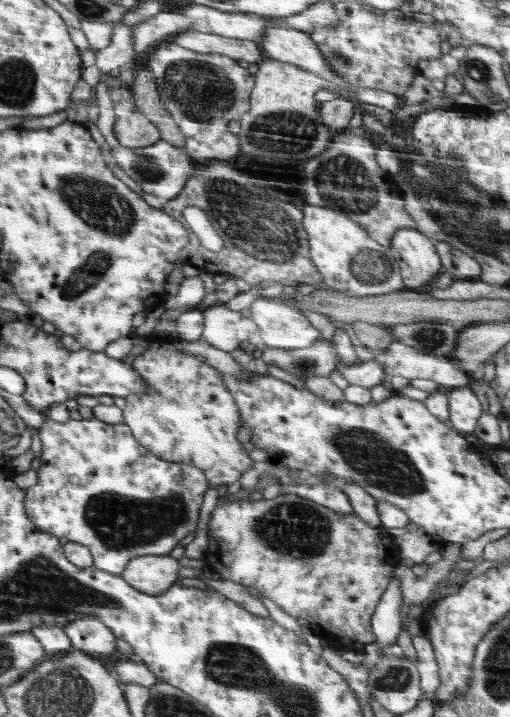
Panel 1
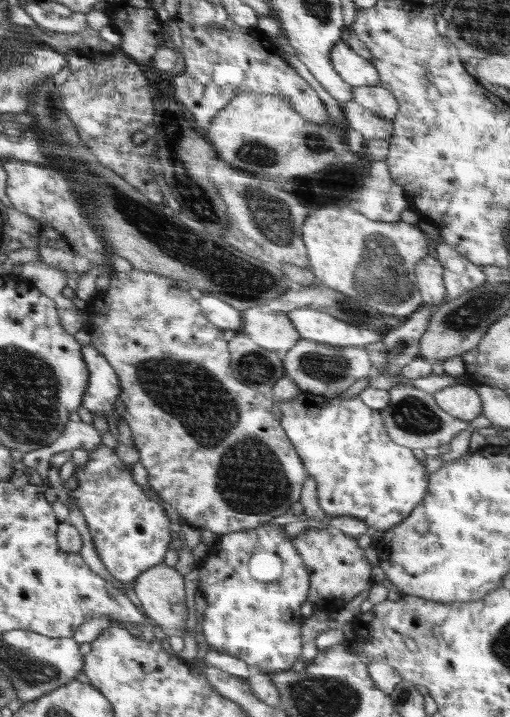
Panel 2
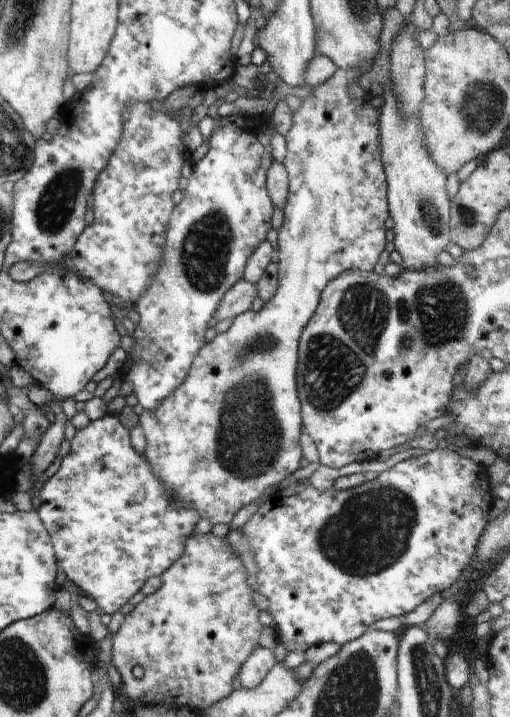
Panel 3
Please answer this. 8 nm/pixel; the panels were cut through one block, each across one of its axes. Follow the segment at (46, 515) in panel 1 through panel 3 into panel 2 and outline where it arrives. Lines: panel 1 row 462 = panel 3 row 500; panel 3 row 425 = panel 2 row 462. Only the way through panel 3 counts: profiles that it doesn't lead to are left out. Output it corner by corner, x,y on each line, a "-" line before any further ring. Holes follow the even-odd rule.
101,443
88,461
74,472
78,488
71,490
82,511
96,552
116,580
133,583
148,568
163,564
170,545
170,519
164,507
151,501
132,478
132,466
124,464
115,450

